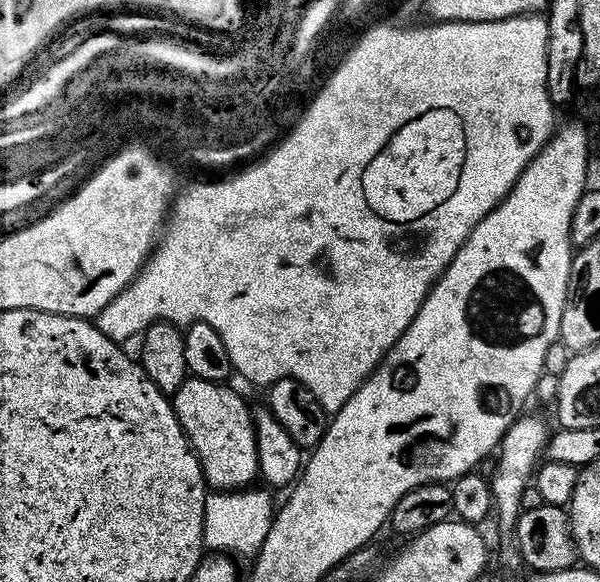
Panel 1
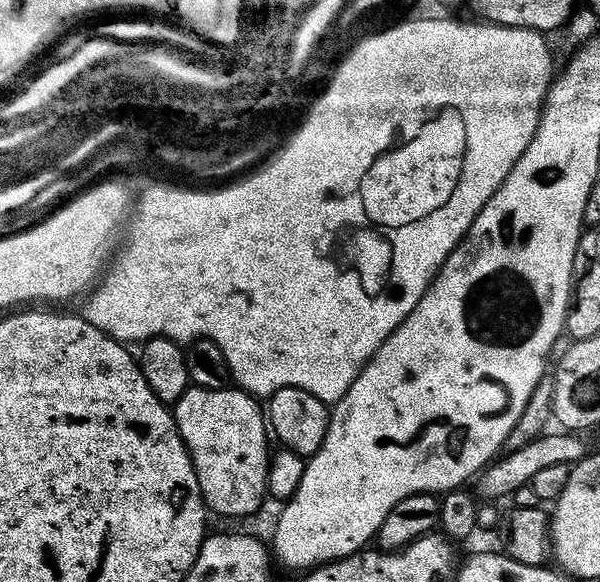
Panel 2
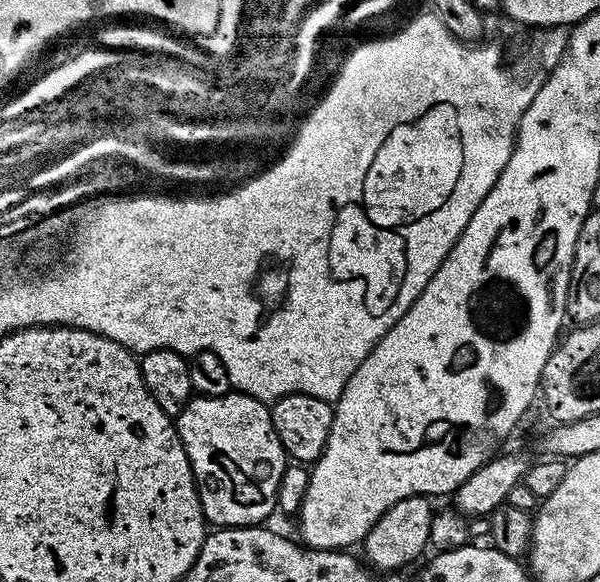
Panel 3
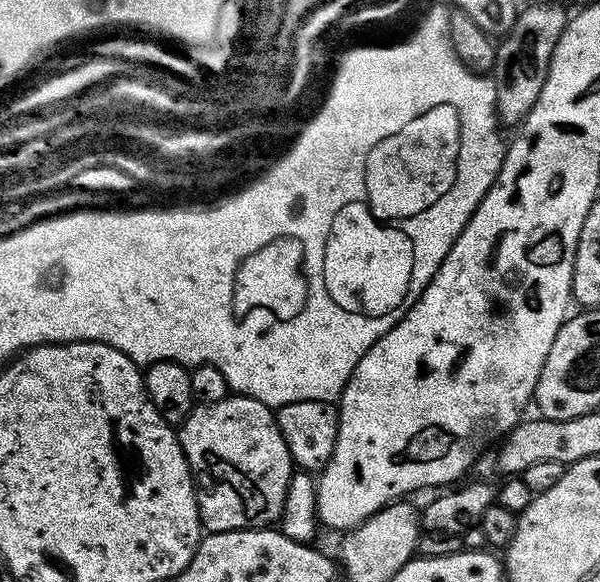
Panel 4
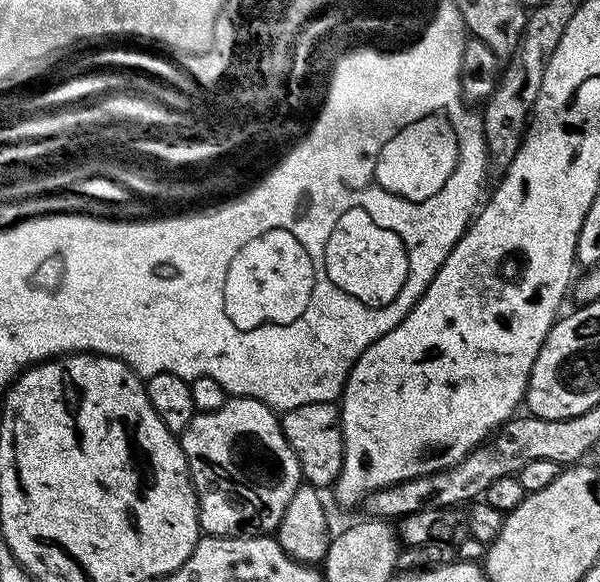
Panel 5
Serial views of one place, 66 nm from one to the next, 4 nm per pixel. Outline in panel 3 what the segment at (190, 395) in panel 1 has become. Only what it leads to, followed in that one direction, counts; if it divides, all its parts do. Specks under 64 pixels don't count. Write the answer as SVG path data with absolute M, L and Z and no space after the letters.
M235 390L218 397L197 395L174 423L196 479L205 521L216 528L263 525L276 508L283 474L290 464L272 425L269 405Z

